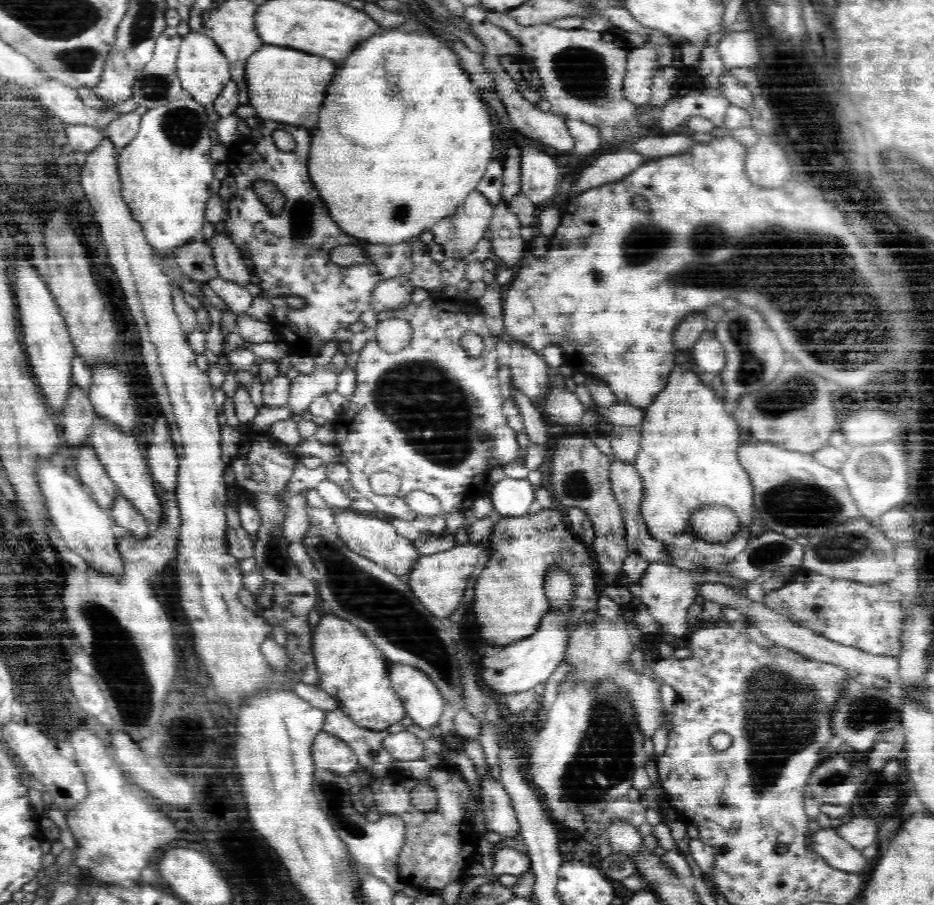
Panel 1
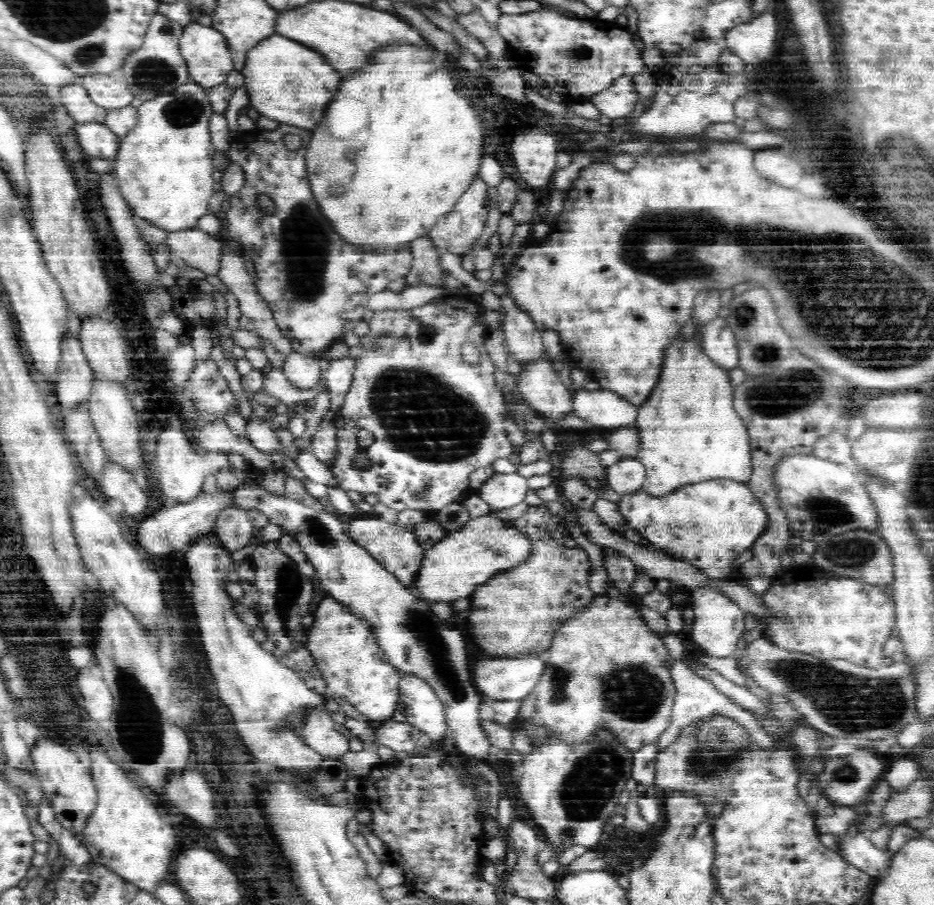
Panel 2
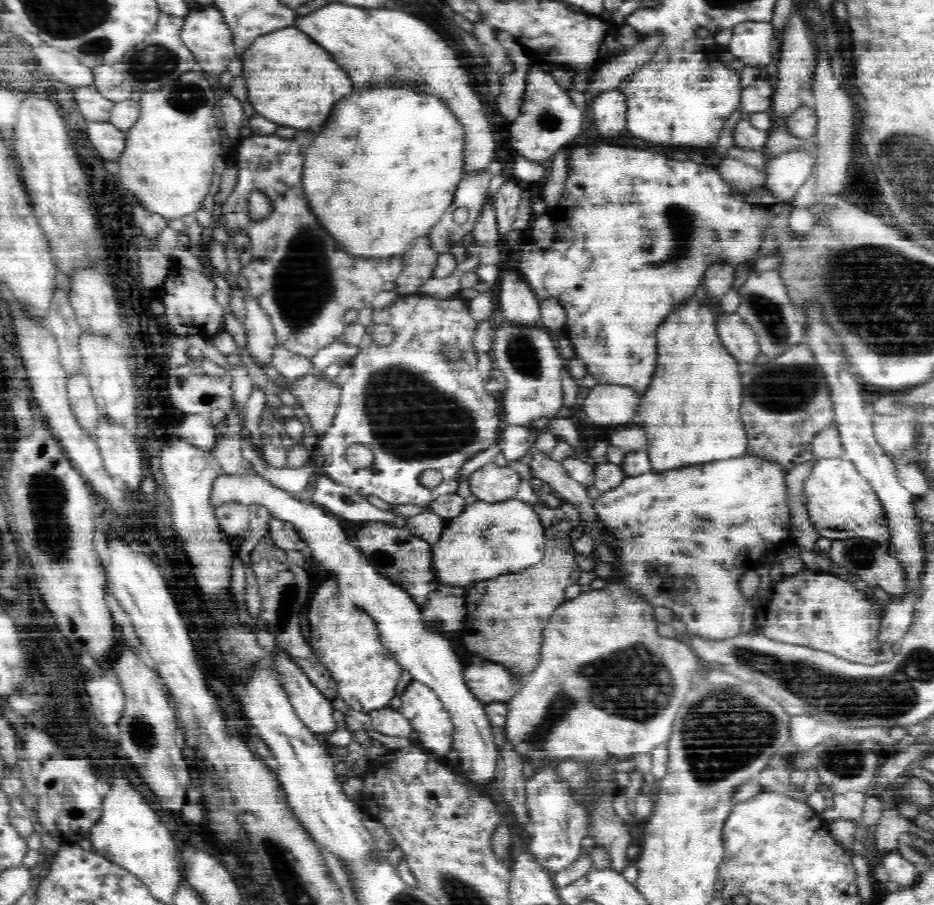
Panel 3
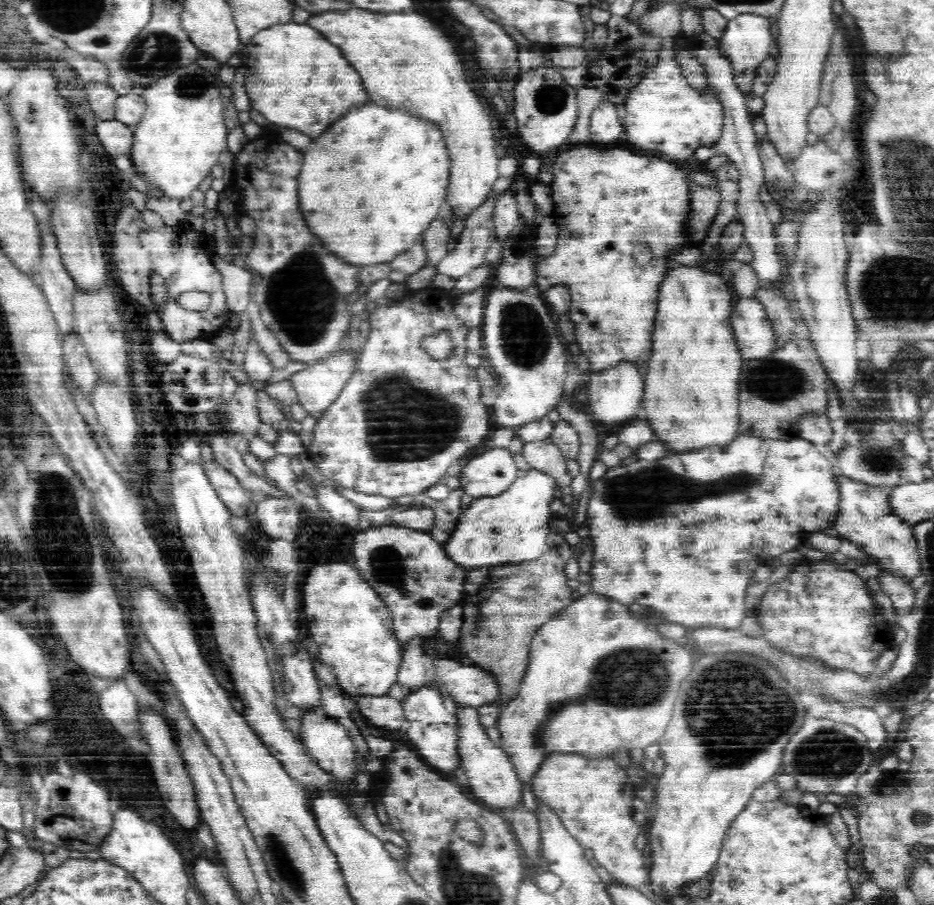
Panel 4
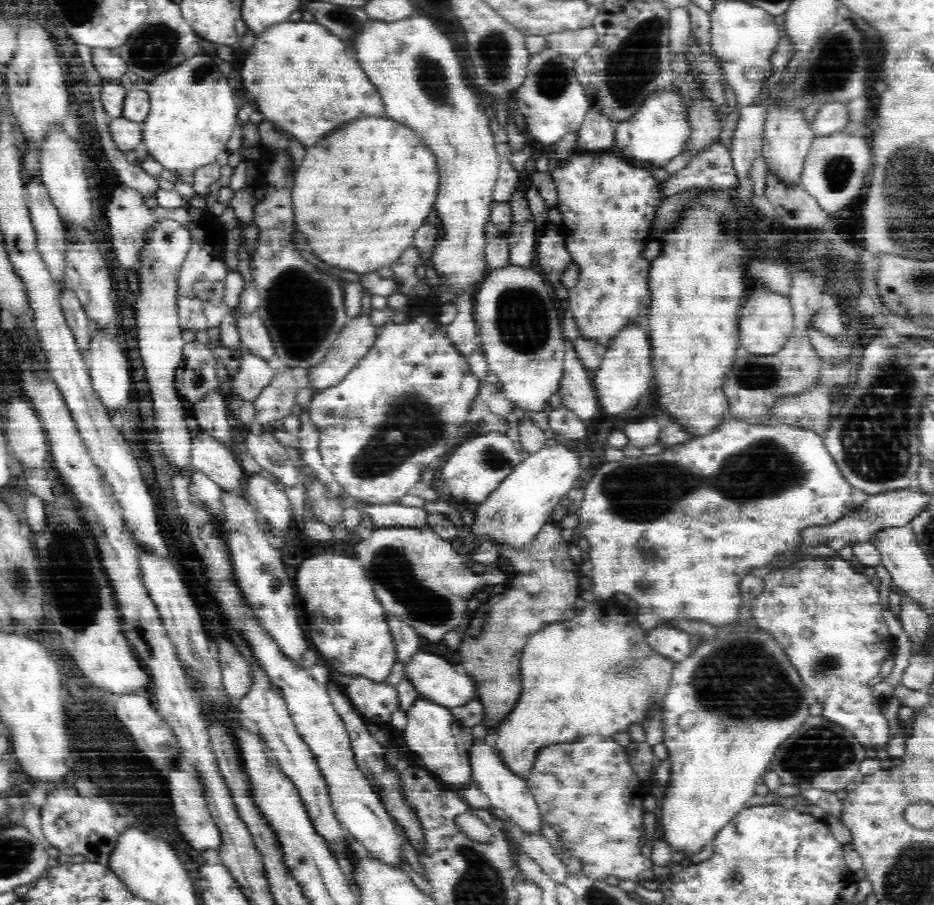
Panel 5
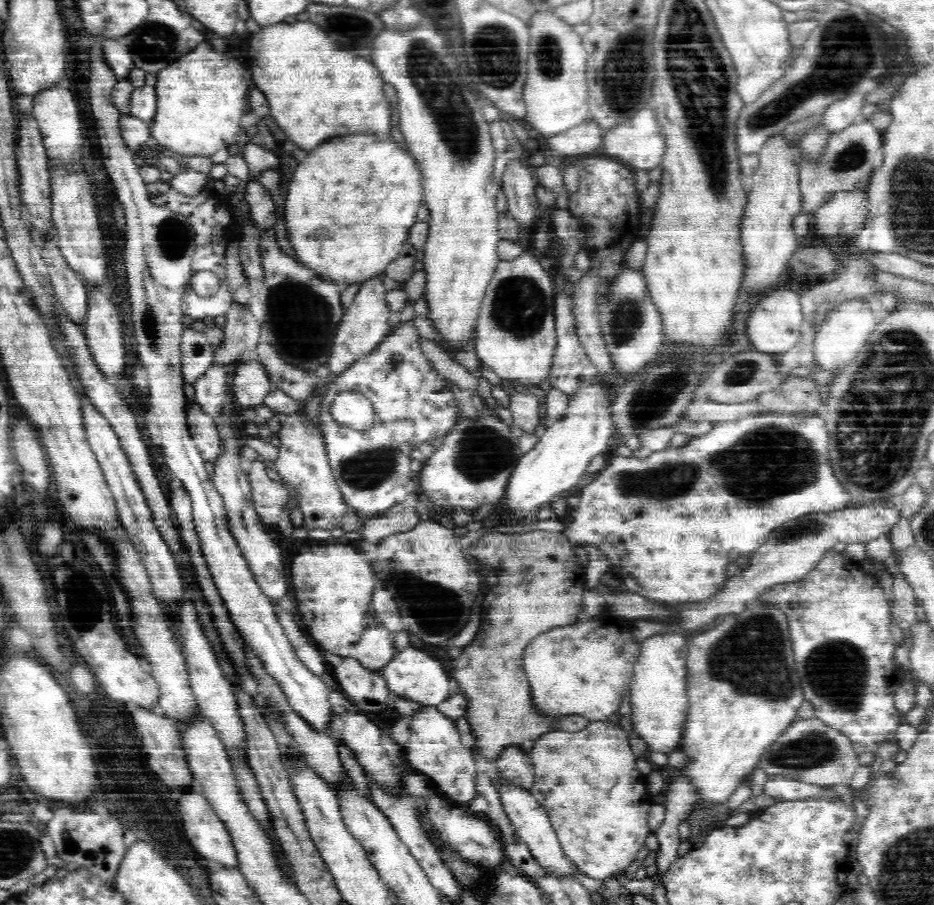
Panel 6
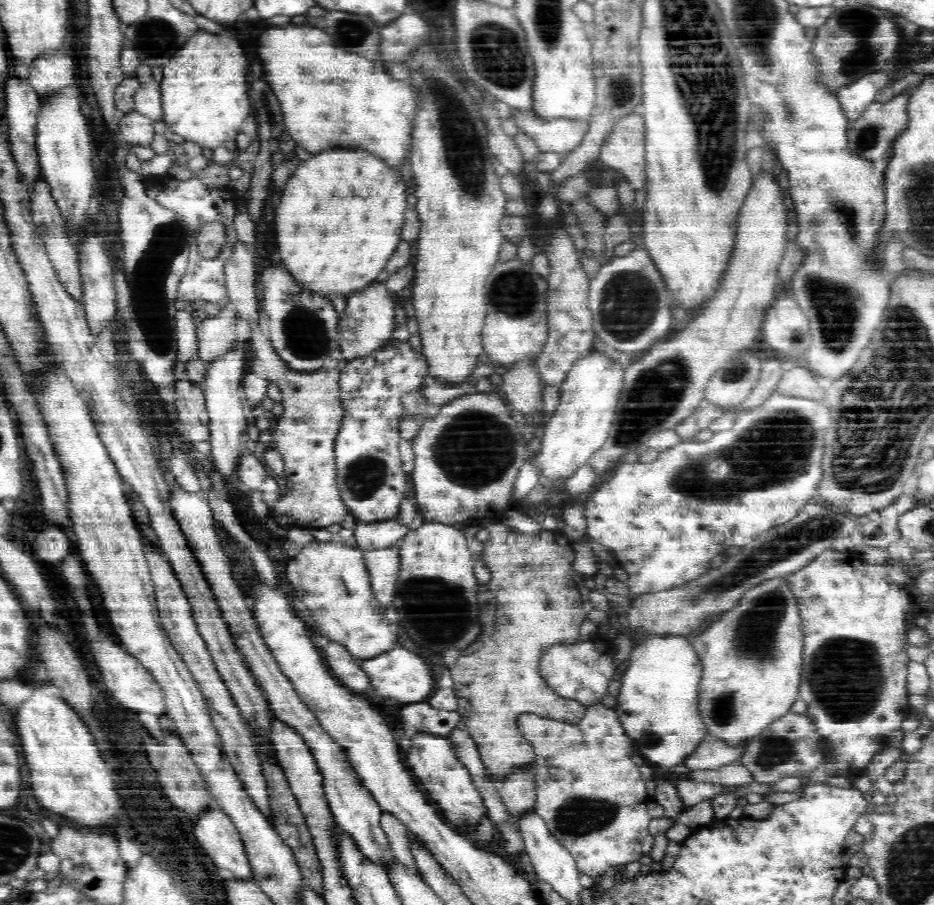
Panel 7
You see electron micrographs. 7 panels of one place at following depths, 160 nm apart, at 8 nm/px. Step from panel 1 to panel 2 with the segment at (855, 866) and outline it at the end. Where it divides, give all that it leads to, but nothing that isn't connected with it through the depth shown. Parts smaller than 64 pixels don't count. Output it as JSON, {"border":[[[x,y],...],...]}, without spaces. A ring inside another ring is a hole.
{"border":[[[859,831],[855,837],[844,838],[841,849],[838,851],[850,864],[856,865],[860,870],[871,877],[884,877],[893,863],[894,854],[888,854],[886,849],[878,848],[869,837],[869,831]]]}

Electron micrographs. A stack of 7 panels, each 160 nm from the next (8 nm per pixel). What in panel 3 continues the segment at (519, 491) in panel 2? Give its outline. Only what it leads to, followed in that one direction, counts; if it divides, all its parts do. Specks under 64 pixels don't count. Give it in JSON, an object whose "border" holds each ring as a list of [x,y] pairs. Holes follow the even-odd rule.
{"border":[[[488,459],[478,470],[471,474],[468,478],[471,494],[477,496],[478,500],[484,500],[486,502],[500,502],[500,500],[508,500],[512,496],[516,496],[517,488],[520,483],[519,475],[507,466],[498,466],[493,463],[492,459]]]}

